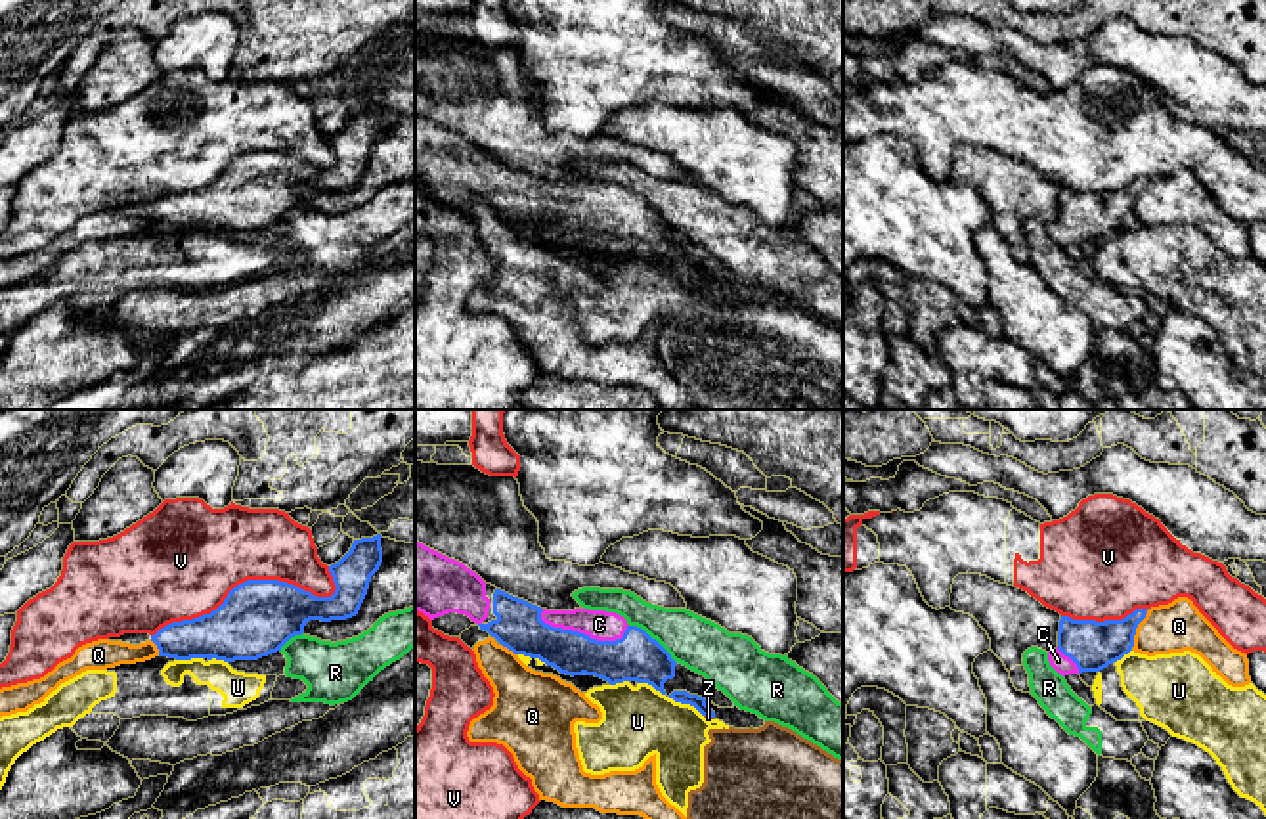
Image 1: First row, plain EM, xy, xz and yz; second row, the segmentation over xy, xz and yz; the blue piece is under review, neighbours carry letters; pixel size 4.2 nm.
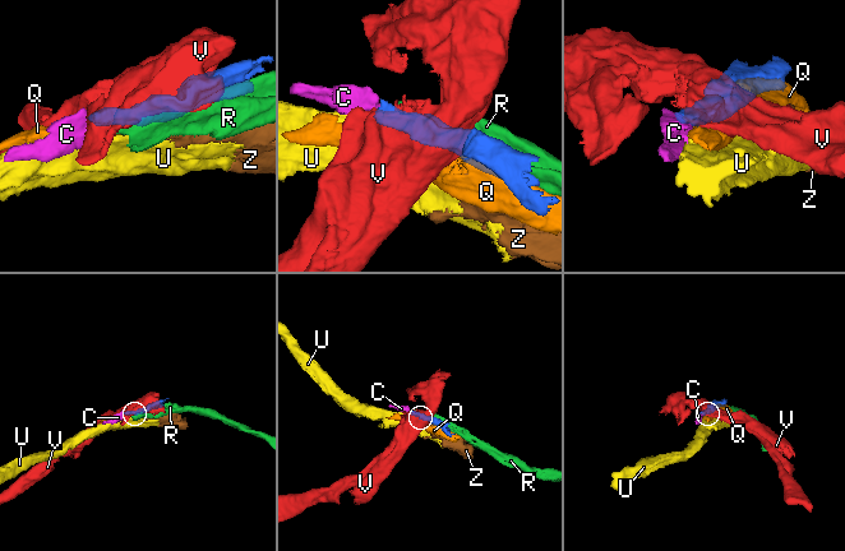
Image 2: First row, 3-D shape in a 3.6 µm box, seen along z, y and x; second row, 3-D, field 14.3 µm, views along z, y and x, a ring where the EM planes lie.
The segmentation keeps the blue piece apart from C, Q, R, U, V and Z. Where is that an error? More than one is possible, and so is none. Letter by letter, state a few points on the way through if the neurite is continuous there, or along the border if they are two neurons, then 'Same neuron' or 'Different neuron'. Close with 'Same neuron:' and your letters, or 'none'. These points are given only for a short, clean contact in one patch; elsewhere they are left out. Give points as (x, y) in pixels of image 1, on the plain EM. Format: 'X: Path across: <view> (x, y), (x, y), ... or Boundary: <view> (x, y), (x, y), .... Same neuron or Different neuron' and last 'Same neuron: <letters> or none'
C: Same neuron
Q: Different neuron
R: Different neuron
U: Different neuron
V: Different neuron
Z: Boundary: xz (704, 286), (714, 289). Different neuron
Same neuron: C

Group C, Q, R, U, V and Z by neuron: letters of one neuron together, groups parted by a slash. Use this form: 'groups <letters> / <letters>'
groups C / Q / R / U Z / V

